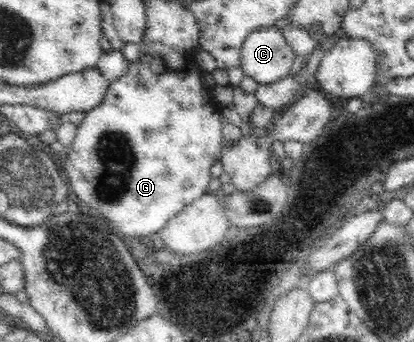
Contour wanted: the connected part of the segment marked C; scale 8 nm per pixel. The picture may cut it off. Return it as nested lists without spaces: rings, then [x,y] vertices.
[[[275,25],[252,31],[243,40],[239,66],[259,84],[270,84],[290,72],[296,57]]]

